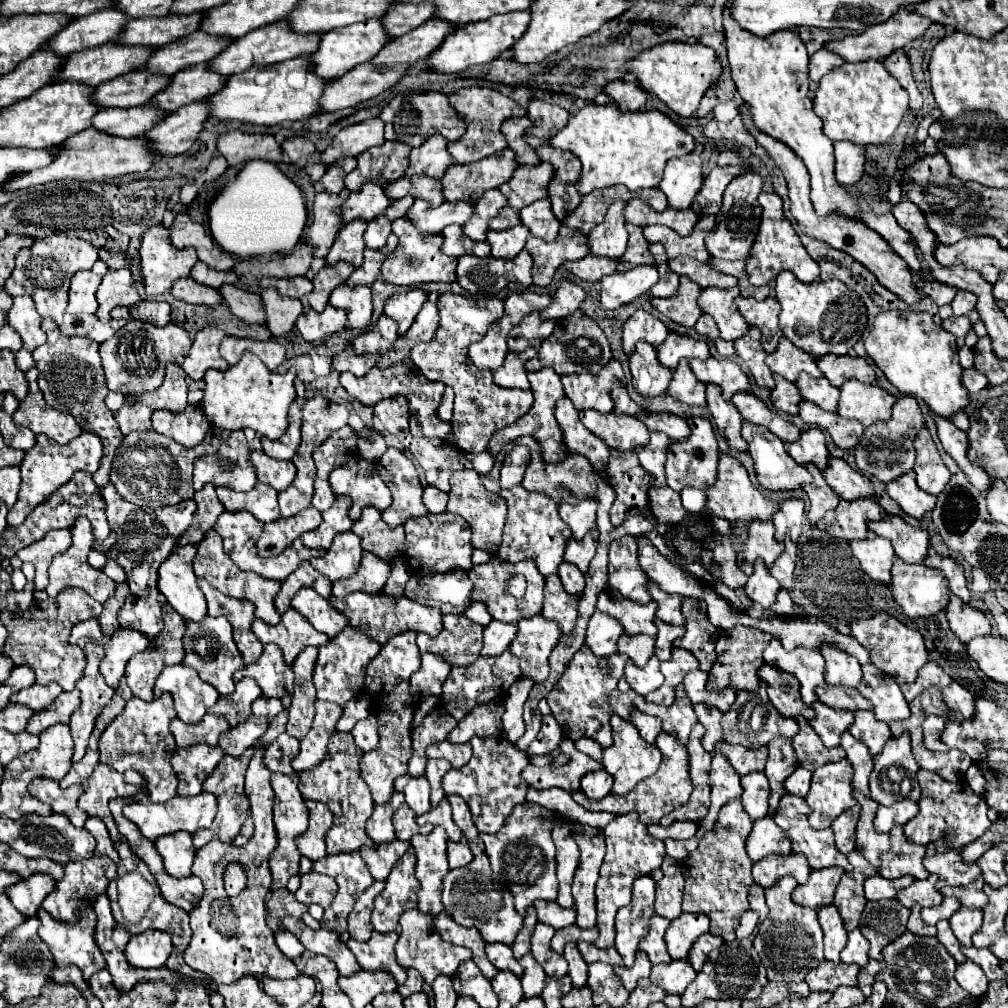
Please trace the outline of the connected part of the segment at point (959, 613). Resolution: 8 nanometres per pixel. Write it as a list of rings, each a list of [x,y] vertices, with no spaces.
[[[950,596],[946,616],[950,630],[958,636],[962,644],[968,644],[968,640],[974,640],[976,636],[990,636],[988,618],[970,604],[960,602],[956,596]]]

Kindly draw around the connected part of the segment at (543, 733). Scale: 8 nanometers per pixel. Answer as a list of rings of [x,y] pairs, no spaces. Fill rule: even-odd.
[[[552,714],[542,718],[542,726],[540,732],[536,736],[536,740],[530,744],[530,748],[526,748],[526,754],[532,756],[544,756],[550,752],[558,752],[558,744],[562,740],[562,730],[558,726],[558,722],[552,718]]]

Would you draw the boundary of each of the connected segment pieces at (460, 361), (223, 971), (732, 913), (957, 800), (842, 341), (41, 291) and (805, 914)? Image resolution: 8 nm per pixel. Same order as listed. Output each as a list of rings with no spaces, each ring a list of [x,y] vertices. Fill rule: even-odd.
[[[442,294],[438,300],[440,328],[432,342],[420,342],[412,348],[412,362],[428,380],[440,380],[446,386],[452,386],[456,392],[454,398],[454,416],[452,416],[452,442],[464,452],[482,452],[488,448],[488,440],[494,430],[514,424],[532,408],[530,390],[508,390],[500,388],[492,380],[492,372],[478,370],[468,358],[468,344],[480,340],[502,314],[504,308],[488,308],[488,300],[480,306],[474,300],[460,294]]]
[[[256,752],[246,770],[246,796],[250,800],[254,816],[254,836],[246,846],[234,846],[224,842],[210,842],[198,850],[192,874],[204,882],[204,898],[190,912],[192,940],[184,950],[184,960],[194,970],[204,972],[214,982],[236,982],[244,974],[270,976],[270,978],[296,978],[300,972],[276,946],[274,932],[266,924],[264,898],[270,892],[272,874],[268,868],[268,856],[276,850],[276,828],[272,820],[274,792],[270,786],[270,770],[262,764],[262,752]],[[228,862],[242,862],[248,870],[248,888],[236,898],[228,898],[222,886],[222,868]]]
[[[740,798],[730,800],[720,810],[720,816],[710,832],[700,838],[698,848],[684,858],[684,912],[702,912],[710,918],[710,934],[720,936],[724,942],[732,942],[736,938],[736,924],[740,914],[750,910],[748,904],[748,888],[754,884],[752,880],[752,862],[746,854],[746,838],[752,830],[752,820],[742,808]]]
[[[920,770],[918,780],[922,788],[922,798],[918,802],[920,814],[904,826],[906,840],[920,846],[936,844],[938,852],[948,852],[948,850],[960,852],[966,844],[980,838],[990,828],[992,822],[986,816],[986,810],[988,810],[986,800],[982,796],[976,796],[966,782],[960,782],[960,784],[946,782],[928,770]]]
[[[780,272],[780,276],[776,278],[774,292],[782,306],[780,330],[792,344],[796,344],[812,356],[848,354],[866,328],[866,306],[862,304],[860,296],[856,296],[856,292],[852,292],[840,280],[820,280],[804,284],[796,280],[792,272]]]
[[[48,236],[36,240],[32,248],[22,248],[16,256],[16,268],[12,276],[6,280],[4,290],[10,296],[30,294],[36,302],[36,310],[40,316],[50,316],[58,326],[62,324],[62,314],[68,304],[68,286],[70,278],[78,270],[90,270],[98,260],[98,252],[92,244],[80,238],[66,238],[66,236]]]
[[[784,876],[766,890],[766,904],[770,908],[768,918],[760,924],[754,938],[754,948],[768,972],[770,982],[802,982],[804,976],[824,960],[822,954],[822,928],[816,920],[816,910],[800,908],[792,902],[792,892],[796,888],[792,876]]]

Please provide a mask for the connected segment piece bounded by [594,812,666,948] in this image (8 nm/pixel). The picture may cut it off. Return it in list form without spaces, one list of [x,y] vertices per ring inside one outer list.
[[[636,812],[616,816],[616,820],[612,820],[604,828],[604,836],[606,836],[606,858],[600,868],[600,878],[596,882],[596,910],[598,910],[596,926],[600,930],[600,936],[594,942],[596,948],[614,946],[614,936],[616,936],[614,916],[622,906],[626,906],[630,902],[634,878],[638,878],[642,874],[650,874],[654,868],[660,868],[660,864],[666,856],[662,840],[656,840],[646,832],[646,826],[640,824]]]

